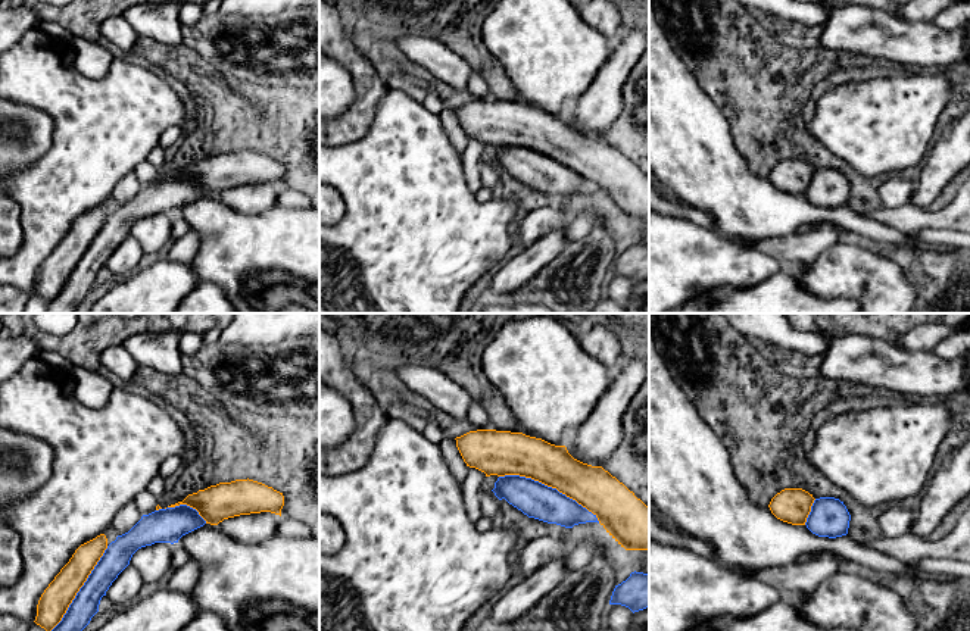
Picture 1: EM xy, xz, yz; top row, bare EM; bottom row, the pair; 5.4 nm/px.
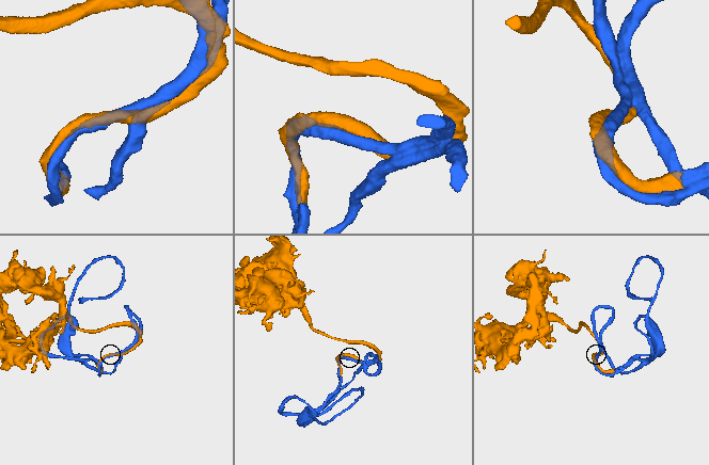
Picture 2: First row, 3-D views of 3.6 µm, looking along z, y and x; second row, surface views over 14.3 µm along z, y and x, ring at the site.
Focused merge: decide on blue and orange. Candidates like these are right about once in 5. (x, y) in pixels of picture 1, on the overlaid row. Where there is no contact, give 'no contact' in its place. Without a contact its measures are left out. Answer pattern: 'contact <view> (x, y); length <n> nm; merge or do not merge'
contact xz (551, 487); length 600 nm; merge

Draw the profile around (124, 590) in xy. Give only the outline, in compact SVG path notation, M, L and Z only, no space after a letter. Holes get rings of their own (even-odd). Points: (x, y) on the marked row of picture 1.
M128 565L112 582L106 591L106 596L116 609L125 607L135 600L143 585L144 581L138 571L134 566Z

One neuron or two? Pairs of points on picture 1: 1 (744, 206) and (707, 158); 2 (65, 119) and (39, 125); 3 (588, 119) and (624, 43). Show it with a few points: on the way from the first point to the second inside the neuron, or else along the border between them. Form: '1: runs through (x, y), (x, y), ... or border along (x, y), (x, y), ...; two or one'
1: runs through (732, 194), (707, 169); one
2: border along (24, 103), (52, 121), (43, 155); two
3: runs through (602, 100), (620, 62); one

